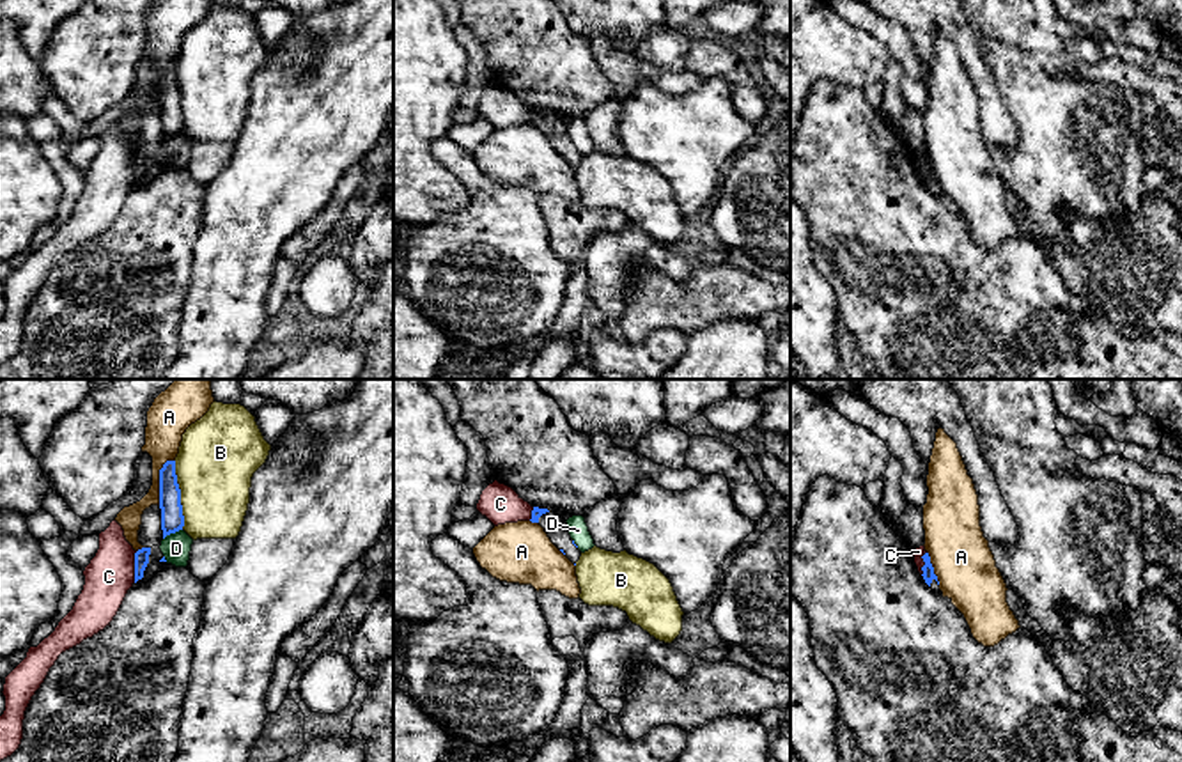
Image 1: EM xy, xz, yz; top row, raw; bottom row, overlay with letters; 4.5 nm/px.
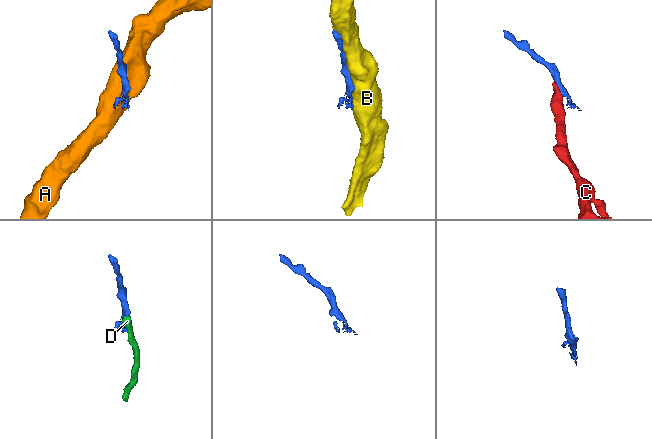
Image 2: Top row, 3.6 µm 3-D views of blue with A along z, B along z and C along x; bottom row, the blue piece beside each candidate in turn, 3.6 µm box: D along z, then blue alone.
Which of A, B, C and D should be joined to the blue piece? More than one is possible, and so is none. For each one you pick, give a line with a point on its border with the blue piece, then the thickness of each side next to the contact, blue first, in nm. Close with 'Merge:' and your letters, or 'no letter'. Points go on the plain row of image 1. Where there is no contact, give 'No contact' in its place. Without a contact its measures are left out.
Merge: no letter

